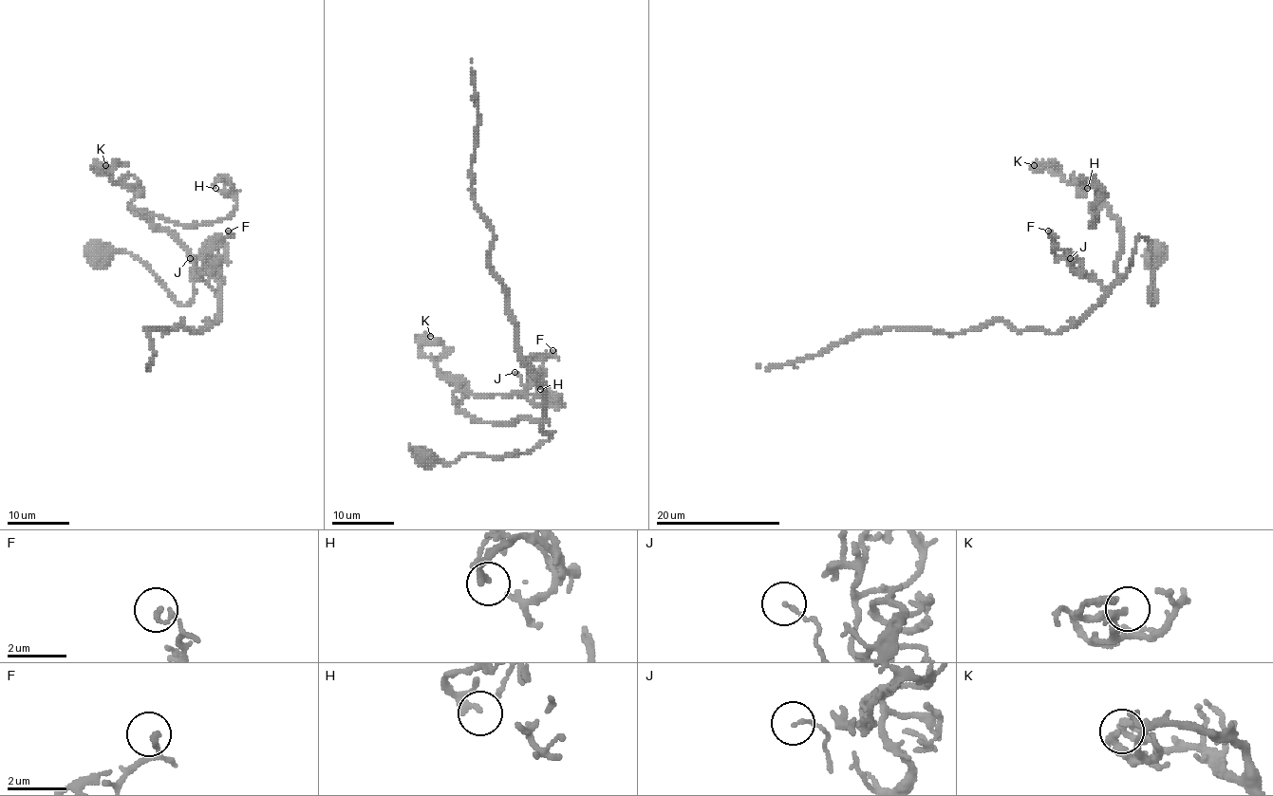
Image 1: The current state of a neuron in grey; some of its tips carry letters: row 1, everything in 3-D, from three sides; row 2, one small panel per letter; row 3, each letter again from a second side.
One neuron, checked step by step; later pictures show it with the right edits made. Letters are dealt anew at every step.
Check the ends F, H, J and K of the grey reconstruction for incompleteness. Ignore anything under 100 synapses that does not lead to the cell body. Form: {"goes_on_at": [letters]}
{"goes_on_at": []}

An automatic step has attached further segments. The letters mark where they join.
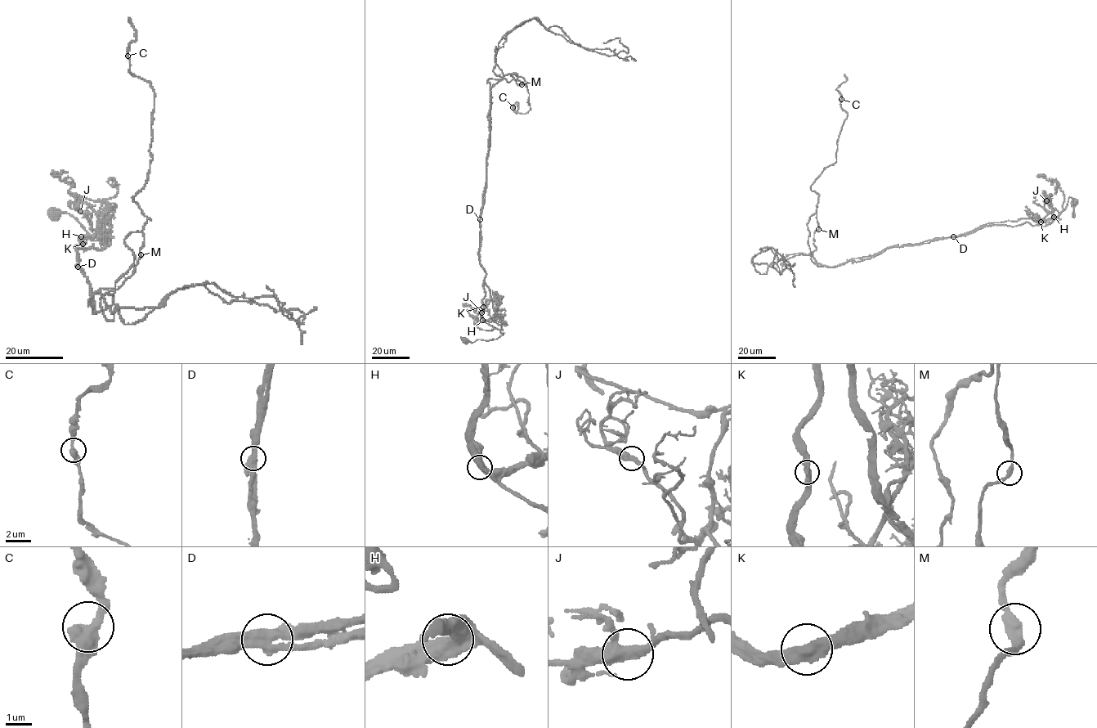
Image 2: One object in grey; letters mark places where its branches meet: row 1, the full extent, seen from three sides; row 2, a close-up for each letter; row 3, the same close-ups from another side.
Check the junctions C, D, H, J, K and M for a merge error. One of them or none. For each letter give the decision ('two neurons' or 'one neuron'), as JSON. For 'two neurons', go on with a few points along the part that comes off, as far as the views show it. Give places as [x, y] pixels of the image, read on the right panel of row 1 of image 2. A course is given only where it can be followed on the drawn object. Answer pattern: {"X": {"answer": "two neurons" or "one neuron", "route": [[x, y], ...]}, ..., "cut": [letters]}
{"C": {"answer": "one neuron"}, "D": {"answer": "two neurons", "route": [[953, 236], [831, 267], [813, 251], [771, 267], [752, 262], [760, 248], [783, 256], [794, 287]]}, "H": {"answer": "one neuron"}, "J": {"answer": "one neuron"}, "K": {"answer": "one neuron"}, "M": {"answer": "one neuron"}, "cut": ["D"]}

